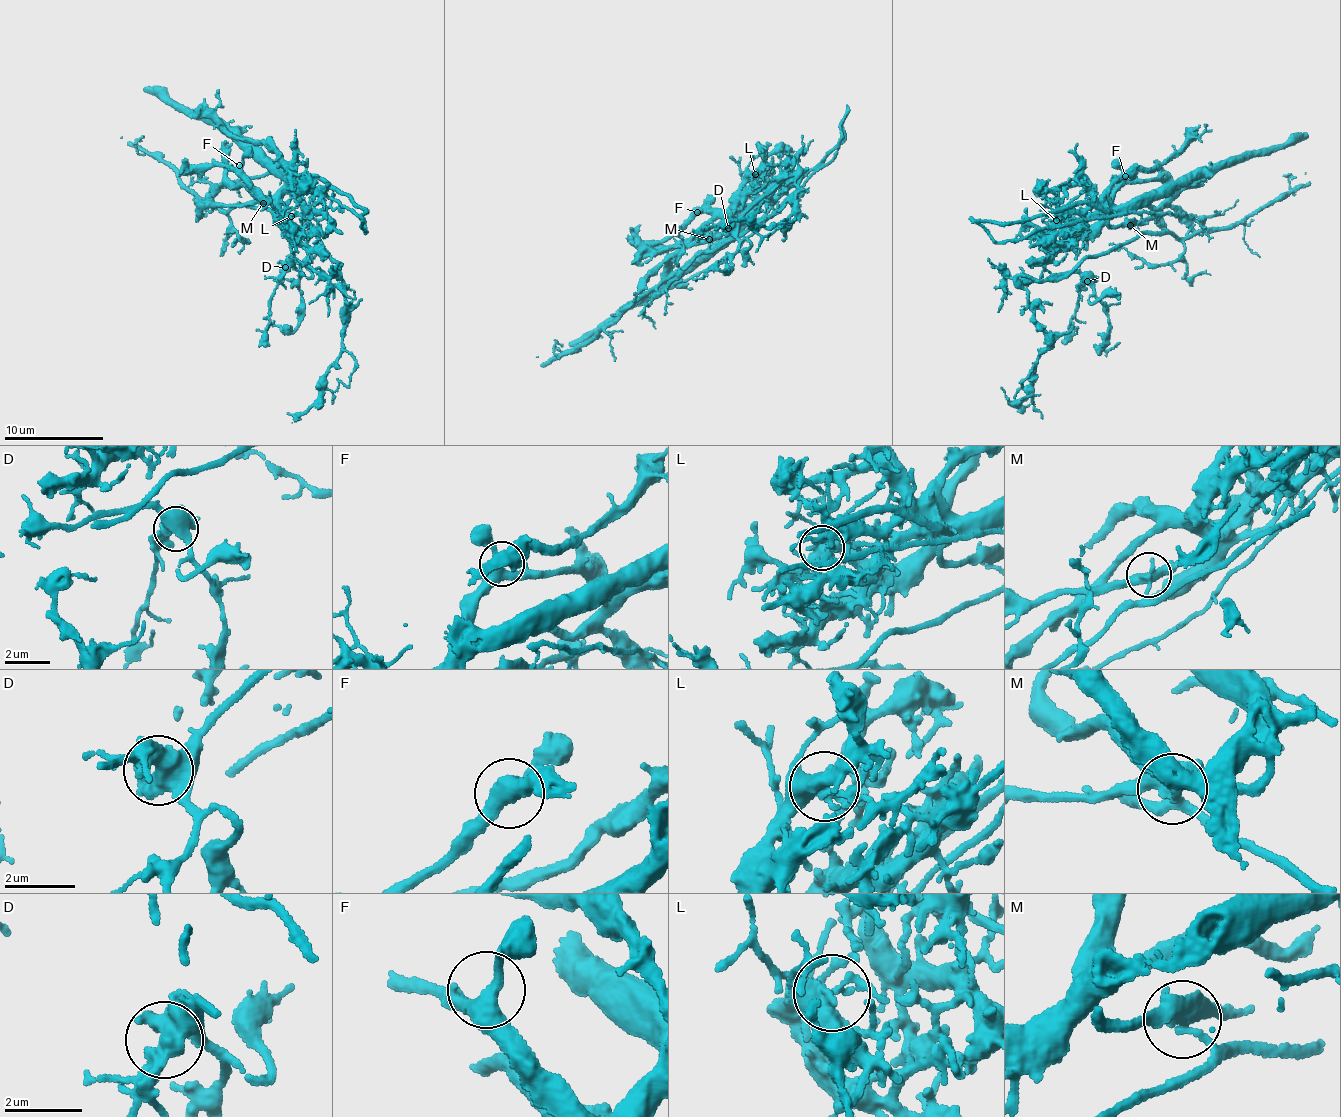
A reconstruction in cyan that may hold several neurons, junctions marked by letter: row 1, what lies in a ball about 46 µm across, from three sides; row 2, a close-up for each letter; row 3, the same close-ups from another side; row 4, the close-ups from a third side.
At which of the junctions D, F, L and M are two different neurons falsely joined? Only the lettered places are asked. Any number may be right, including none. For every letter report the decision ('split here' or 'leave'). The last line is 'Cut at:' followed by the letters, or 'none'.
D: leave
F: leave
L: leave
M: split here
Cut at: M

